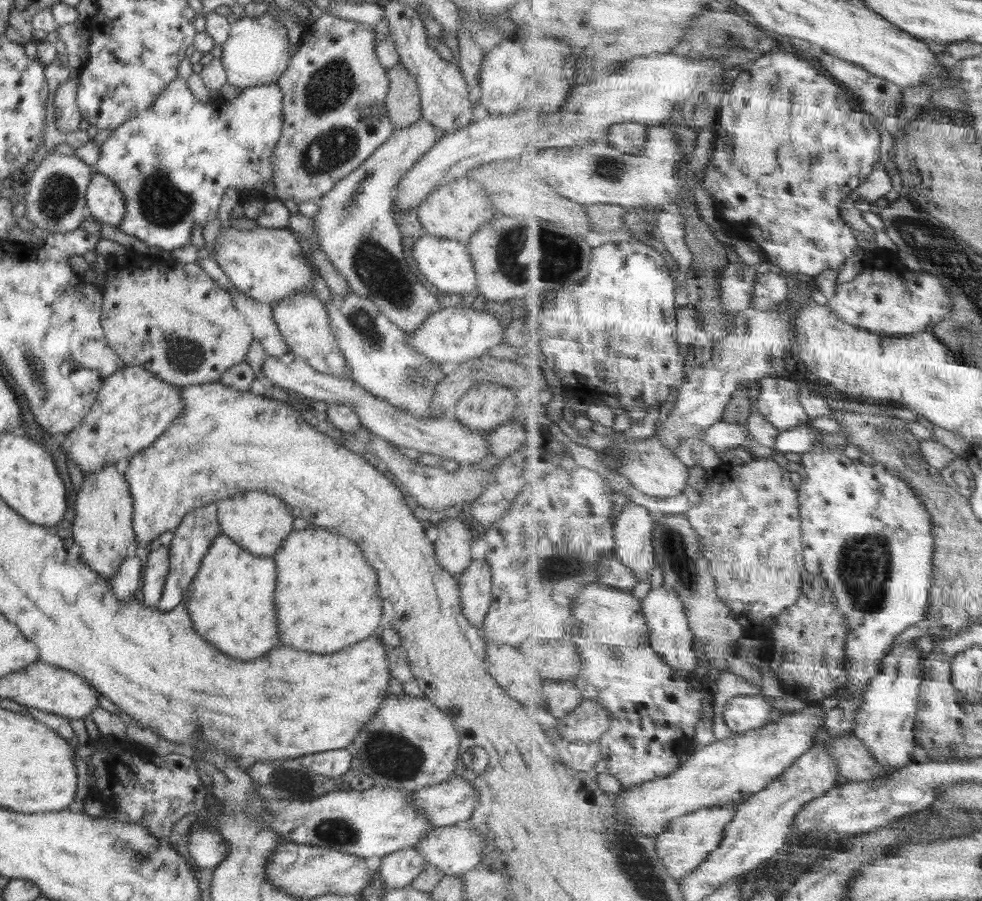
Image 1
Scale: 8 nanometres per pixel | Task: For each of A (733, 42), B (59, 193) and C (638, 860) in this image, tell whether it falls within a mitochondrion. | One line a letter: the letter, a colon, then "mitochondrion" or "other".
A: mitochondrion
B: mitochondrion
C: mitochondrion

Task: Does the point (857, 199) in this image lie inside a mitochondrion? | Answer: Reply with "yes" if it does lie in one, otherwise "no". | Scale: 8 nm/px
no

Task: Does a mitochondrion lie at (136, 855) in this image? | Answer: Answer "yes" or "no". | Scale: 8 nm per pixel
yes

